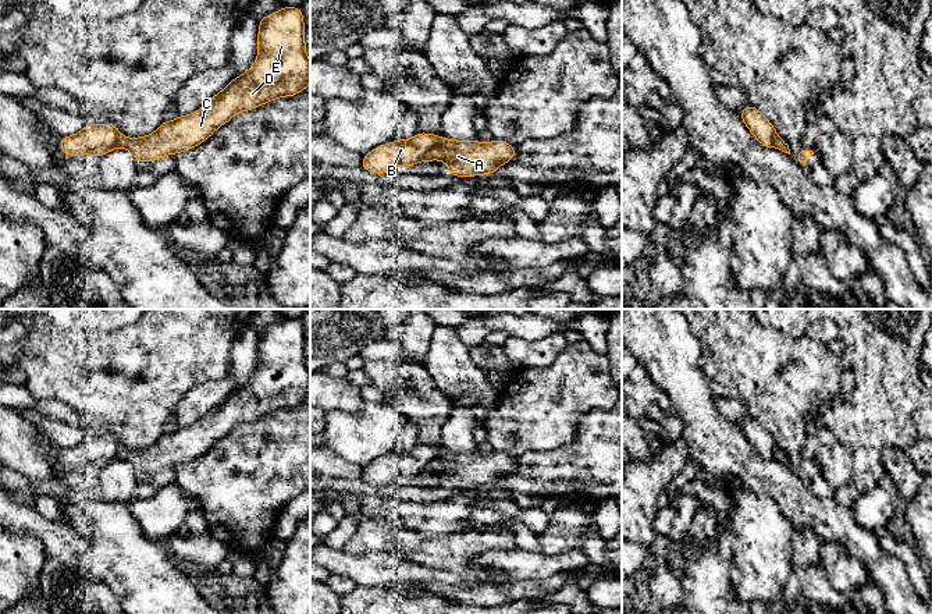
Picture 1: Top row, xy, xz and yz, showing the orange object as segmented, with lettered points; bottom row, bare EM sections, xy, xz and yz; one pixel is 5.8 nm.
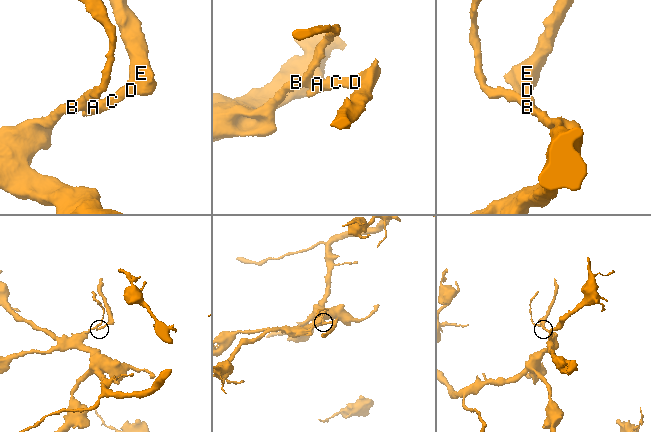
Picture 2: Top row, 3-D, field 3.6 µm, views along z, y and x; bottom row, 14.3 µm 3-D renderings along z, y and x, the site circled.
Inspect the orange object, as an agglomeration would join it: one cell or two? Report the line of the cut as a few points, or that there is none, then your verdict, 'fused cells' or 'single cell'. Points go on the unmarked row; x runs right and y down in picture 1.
cut xz (443, 451), (423, 472); fused cells

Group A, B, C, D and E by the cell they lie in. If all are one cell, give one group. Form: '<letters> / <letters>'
A C D E / B

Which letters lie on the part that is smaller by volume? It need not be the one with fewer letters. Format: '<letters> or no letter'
A, C, D, E

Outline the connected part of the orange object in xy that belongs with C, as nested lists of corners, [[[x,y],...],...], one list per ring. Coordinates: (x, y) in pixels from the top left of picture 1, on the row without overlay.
[[[285,317],[259,331],[257,370],[248,383],[234,390],[198,423],[163,433],[147,448],[121,448],[117,459],[128,461],[136,473],[150,476],[163,468],[196,459],[235,426],[277,409],[295,408],[309,395],[303,324],[300,319]]]

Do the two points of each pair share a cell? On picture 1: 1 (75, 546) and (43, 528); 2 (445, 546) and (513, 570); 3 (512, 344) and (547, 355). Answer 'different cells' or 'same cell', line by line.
1: same cell
2: different cells
3: same cell

